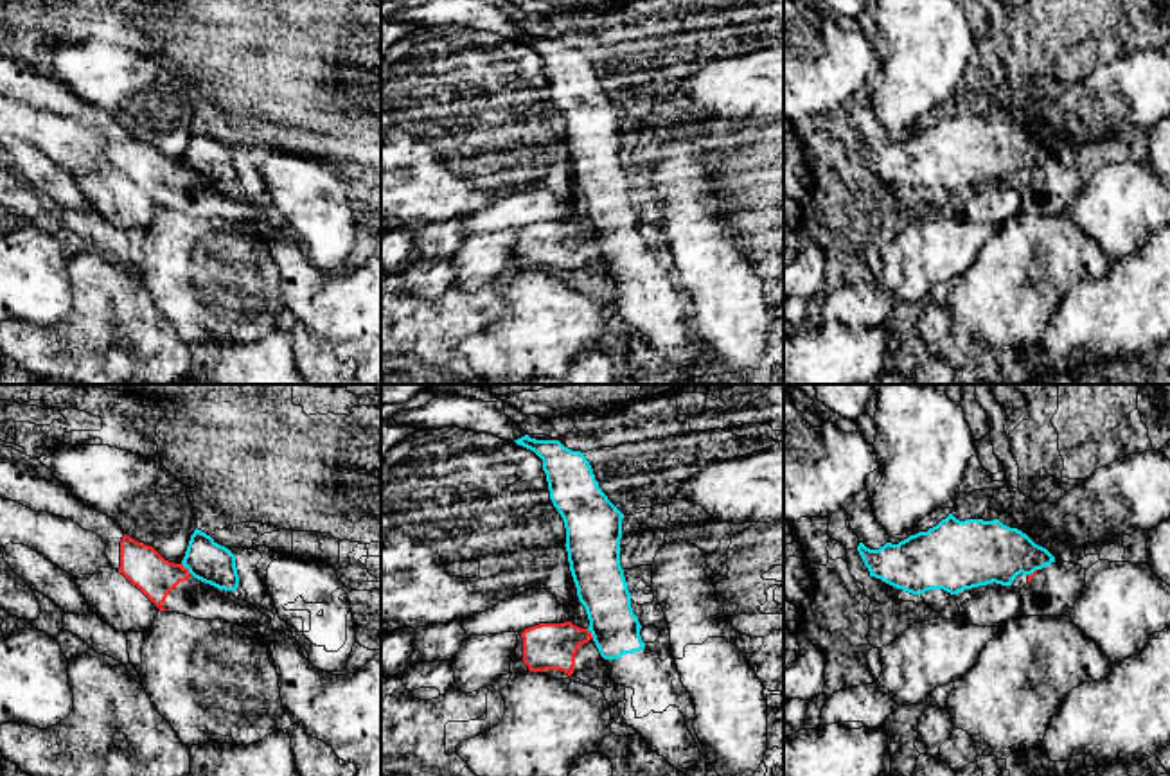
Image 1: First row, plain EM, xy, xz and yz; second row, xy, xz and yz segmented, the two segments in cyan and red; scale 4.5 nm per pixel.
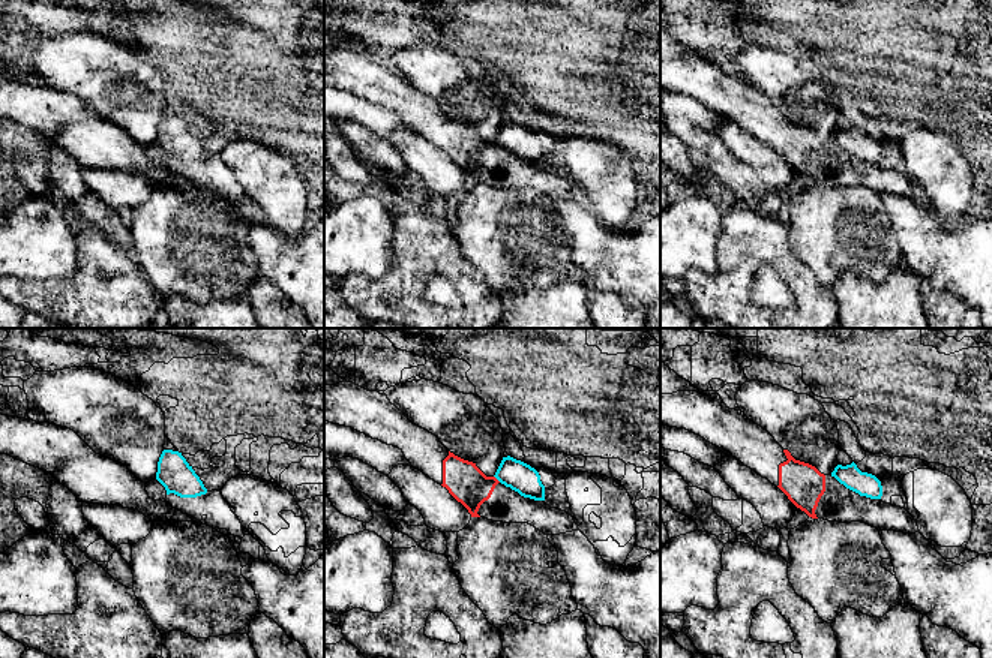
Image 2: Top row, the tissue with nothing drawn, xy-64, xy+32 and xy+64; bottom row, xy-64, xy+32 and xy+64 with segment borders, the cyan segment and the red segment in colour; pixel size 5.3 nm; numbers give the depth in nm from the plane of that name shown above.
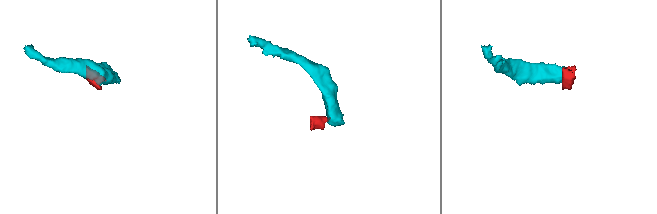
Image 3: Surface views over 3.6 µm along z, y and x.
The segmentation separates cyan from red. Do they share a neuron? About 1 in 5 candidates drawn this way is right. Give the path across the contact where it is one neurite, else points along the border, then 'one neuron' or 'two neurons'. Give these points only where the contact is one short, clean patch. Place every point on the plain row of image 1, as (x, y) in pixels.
border along xy (182, 160), (191, 171); two neurons

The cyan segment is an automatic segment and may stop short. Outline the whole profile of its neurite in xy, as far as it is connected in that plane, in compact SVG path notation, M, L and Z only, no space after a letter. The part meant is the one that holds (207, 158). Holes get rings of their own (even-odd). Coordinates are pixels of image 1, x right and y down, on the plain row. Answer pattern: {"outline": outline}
{"outline": "M198 126L191 133L182 162L194 176L217 187L235 189L239 183L235 153Z"}

